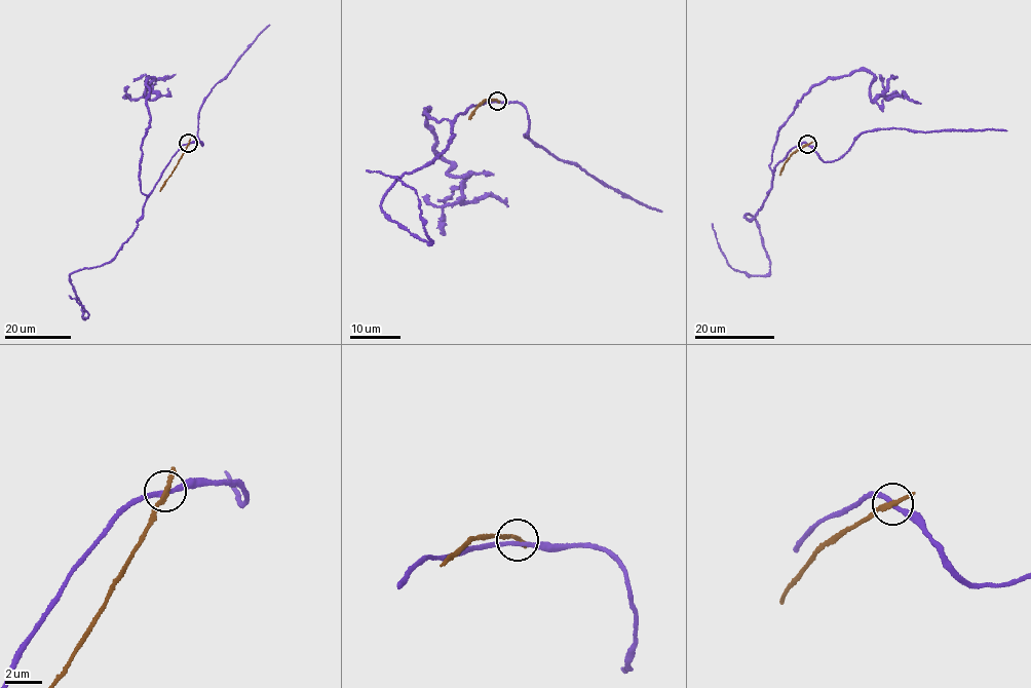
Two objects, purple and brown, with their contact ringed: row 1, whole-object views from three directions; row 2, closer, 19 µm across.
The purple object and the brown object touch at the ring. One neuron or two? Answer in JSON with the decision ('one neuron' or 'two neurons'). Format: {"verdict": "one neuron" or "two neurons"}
{"verdict": "two neurons"}

